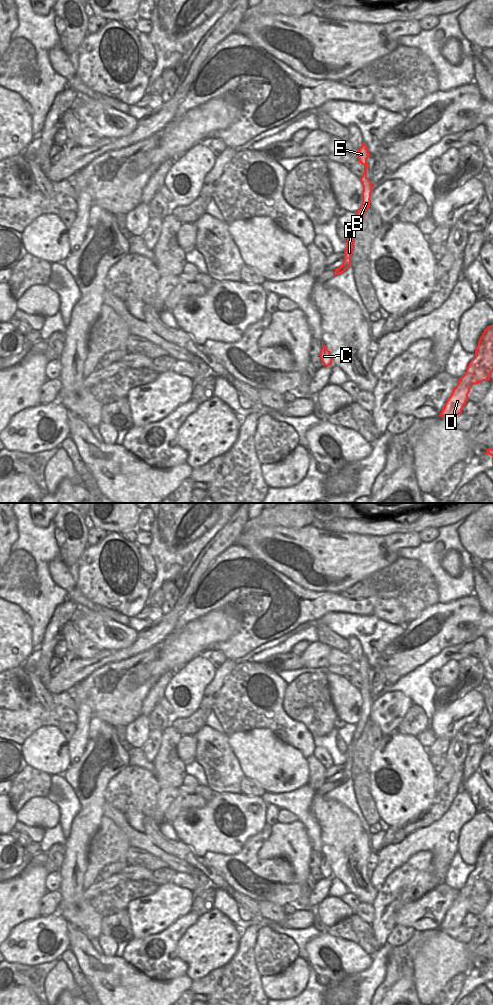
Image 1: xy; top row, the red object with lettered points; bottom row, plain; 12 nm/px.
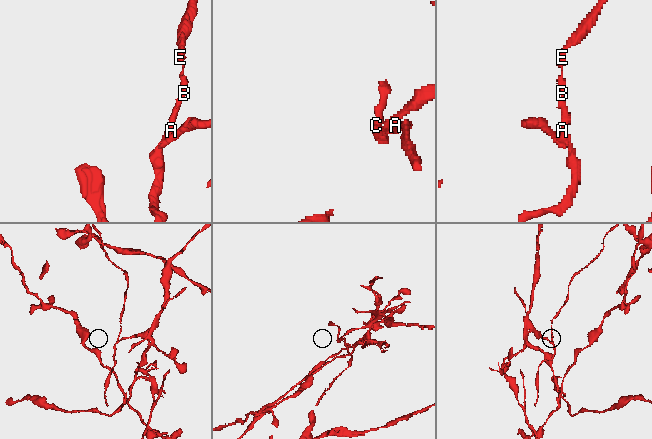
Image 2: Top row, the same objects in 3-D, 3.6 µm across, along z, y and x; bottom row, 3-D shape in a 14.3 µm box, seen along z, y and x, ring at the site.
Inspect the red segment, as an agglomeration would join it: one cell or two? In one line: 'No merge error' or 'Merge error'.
Merge error

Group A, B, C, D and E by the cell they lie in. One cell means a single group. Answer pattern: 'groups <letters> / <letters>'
groups A B C E / D

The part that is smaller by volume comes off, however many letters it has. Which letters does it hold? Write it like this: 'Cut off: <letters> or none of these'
Cut off: A, B, C, E

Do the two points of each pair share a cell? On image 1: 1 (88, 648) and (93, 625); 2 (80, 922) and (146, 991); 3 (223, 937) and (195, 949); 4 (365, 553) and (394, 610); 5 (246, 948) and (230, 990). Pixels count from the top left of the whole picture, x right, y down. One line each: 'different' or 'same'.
1: different
2: different
3: same
4: different
5: same

